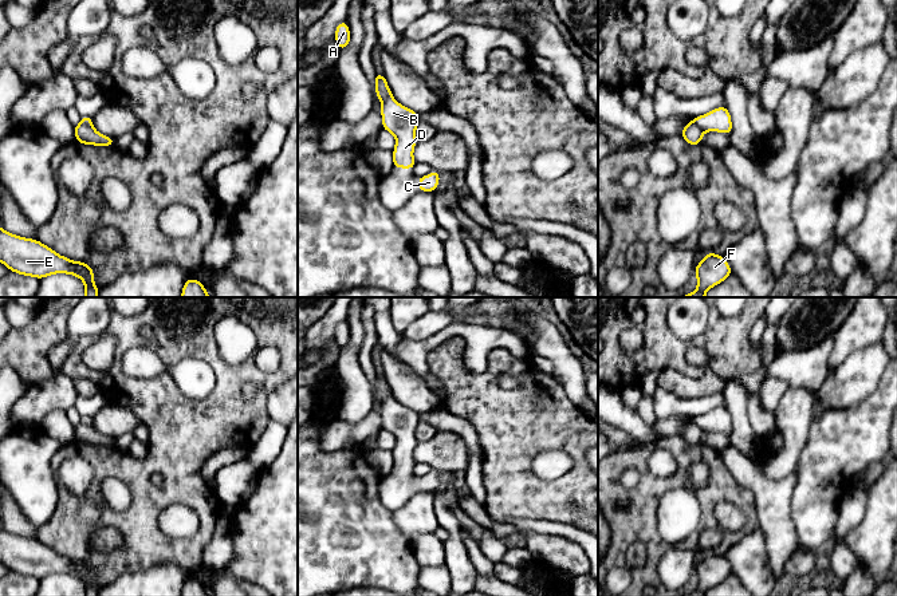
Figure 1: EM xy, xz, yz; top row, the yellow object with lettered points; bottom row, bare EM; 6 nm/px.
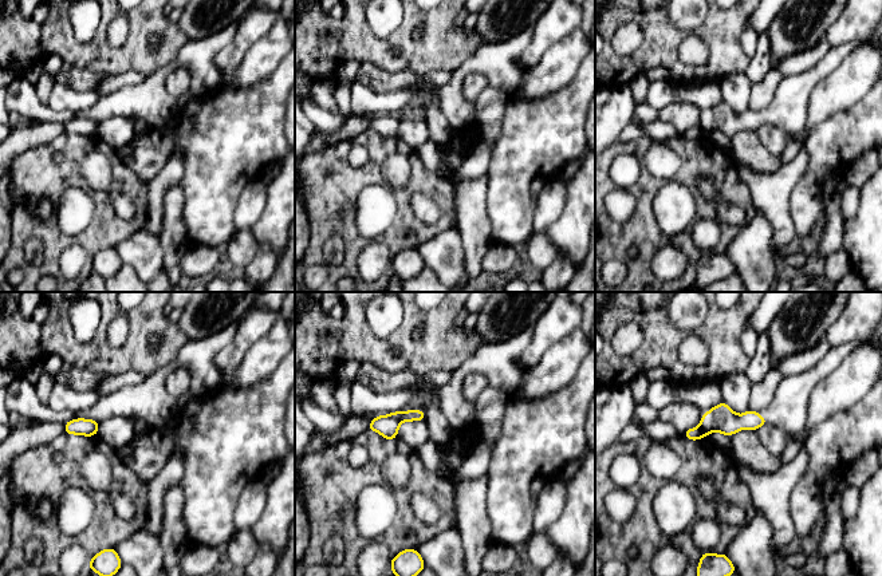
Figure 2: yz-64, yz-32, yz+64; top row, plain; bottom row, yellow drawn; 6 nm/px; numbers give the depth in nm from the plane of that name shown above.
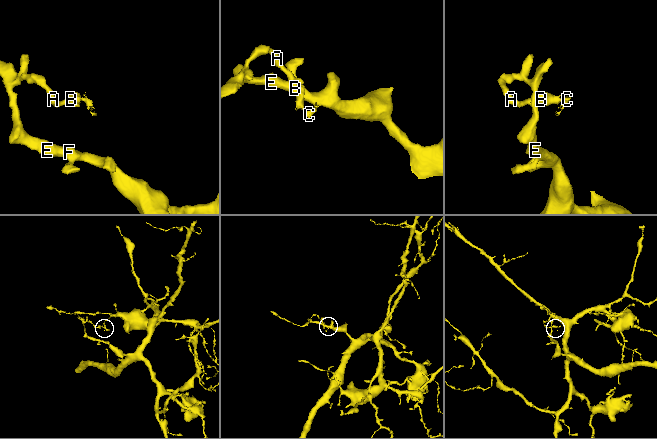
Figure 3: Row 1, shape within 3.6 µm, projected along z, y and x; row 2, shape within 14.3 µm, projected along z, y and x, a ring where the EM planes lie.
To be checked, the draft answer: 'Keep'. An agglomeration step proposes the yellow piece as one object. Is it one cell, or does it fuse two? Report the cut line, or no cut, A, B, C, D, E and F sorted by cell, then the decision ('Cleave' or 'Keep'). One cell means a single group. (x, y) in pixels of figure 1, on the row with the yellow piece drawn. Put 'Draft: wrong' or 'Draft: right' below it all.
Split along yz (692, 121), (703, 131). Groups: A E F / B C D. Cleave
Draft: wrong

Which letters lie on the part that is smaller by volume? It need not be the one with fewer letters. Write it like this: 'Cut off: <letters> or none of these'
Cut off: B, C, D

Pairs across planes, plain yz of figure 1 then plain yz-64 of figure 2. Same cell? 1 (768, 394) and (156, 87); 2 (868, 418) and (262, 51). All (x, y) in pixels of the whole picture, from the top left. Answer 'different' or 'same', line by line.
1: different
2: different

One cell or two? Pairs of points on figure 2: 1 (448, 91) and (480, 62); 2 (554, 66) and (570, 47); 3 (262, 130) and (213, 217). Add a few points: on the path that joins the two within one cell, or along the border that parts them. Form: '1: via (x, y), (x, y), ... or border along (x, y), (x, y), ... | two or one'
1: via (456, 82), (471, 64) | one
2: via (558, 62), (569, 51) | one
3: via (240, 152), (213, 178), (213, 196) | one

